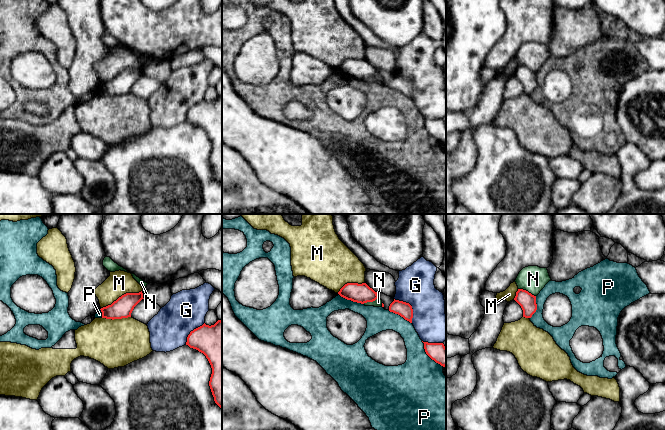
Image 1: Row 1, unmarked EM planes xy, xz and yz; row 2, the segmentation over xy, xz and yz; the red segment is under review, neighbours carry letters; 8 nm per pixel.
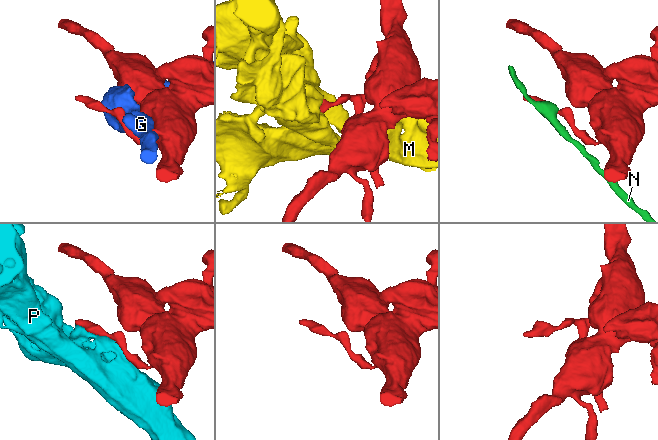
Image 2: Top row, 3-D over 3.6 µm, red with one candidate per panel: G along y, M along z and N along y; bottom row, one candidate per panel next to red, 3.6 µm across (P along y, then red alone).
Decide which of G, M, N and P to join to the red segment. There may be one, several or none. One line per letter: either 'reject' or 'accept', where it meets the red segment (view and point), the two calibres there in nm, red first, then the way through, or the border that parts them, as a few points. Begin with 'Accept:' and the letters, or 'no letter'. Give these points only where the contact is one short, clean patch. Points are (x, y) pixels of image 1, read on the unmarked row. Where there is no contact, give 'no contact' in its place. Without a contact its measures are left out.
Accept: no letter
G: reject | xz (411, 82) | 120/300 nm
M: reject | xy (122, 71) | 160/190 nm | along xy (141, 66), (138, 68), (126, 68), (101, 84)
N: reject | yz (527, 67) | 140/220 nm | along yz (518, 64), (525, 65), (535, 72)
P: reject | xz (429, 132) | 140/440 nm

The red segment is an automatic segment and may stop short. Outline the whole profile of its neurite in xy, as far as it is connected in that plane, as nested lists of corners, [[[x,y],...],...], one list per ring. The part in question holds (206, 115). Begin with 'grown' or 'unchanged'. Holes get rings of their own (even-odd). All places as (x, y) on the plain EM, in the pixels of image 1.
unchanged; [[[218,96],[211,102],[204,99],[194,105],[188,111],[186,121],[203,129],[208,135],[212,144],[209,162],[215,179],[222,185],[222,97]]]

